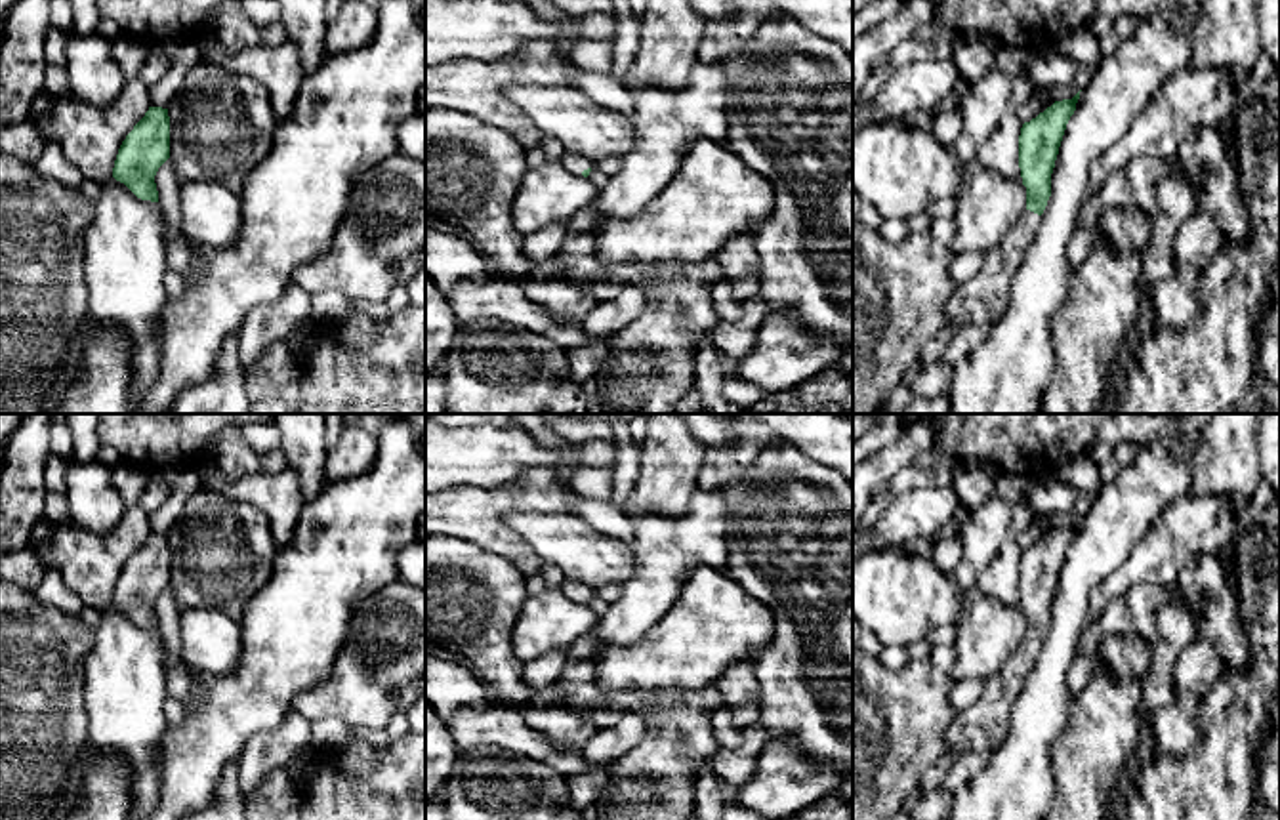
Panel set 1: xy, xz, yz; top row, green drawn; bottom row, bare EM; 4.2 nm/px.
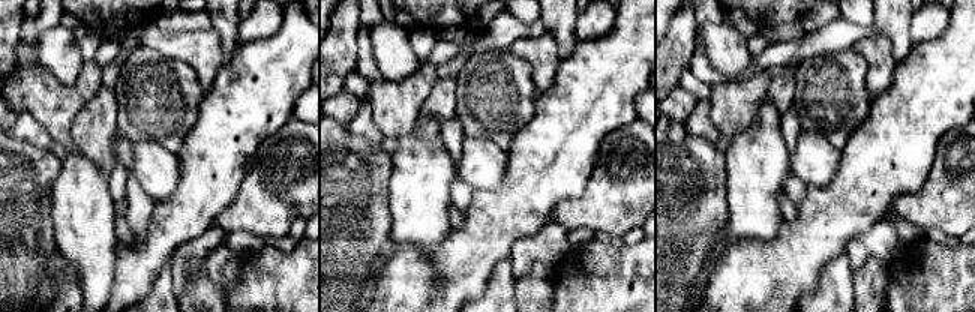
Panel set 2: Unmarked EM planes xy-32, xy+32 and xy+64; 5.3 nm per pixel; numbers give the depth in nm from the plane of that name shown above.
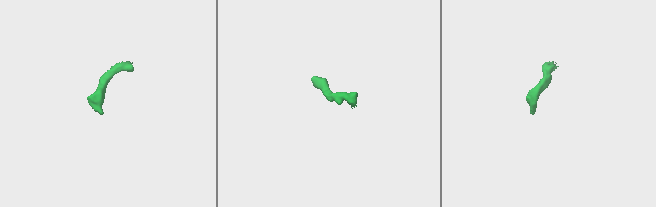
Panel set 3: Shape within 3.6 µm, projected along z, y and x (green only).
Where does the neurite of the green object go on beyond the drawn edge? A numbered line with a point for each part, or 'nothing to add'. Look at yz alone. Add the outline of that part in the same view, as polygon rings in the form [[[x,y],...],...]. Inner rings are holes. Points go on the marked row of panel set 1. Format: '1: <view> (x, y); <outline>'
1: yz (981, 300); [[[1024,210],[1013,231],[984,256],[982,267],[961,286],[958,286],[946,307],[944,317],[960,330],[973,324],[994,324],[1007,309],[1011,280],[1019,271],[1024,252],[1032,244],[1042,215]]]

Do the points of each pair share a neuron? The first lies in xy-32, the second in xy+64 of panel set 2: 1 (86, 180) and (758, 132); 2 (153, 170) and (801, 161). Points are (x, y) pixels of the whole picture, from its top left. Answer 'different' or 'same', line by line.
1: same
2: same

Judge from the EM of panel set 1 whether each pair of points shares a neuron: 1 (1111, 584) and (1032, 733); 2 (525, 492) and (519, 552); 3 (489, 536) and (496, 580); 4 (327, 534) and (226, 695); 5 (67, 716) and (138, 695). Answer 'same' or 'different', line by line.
1: different
2: same
3: different
4: same
5: different

